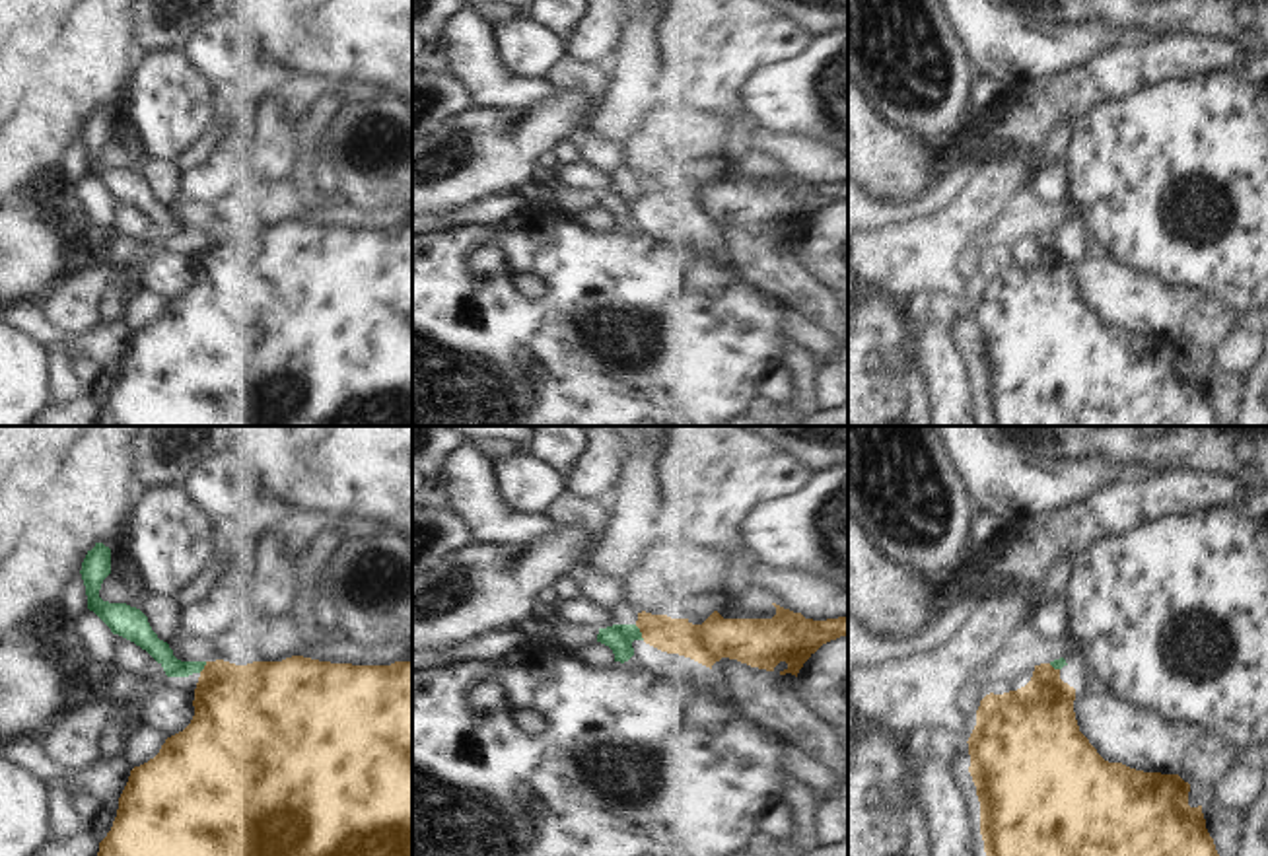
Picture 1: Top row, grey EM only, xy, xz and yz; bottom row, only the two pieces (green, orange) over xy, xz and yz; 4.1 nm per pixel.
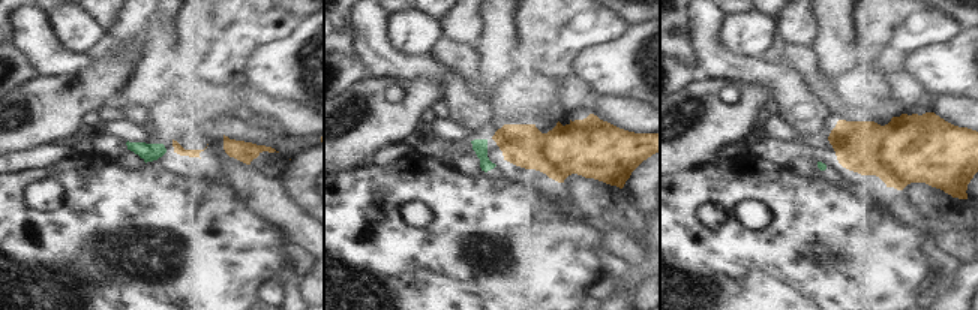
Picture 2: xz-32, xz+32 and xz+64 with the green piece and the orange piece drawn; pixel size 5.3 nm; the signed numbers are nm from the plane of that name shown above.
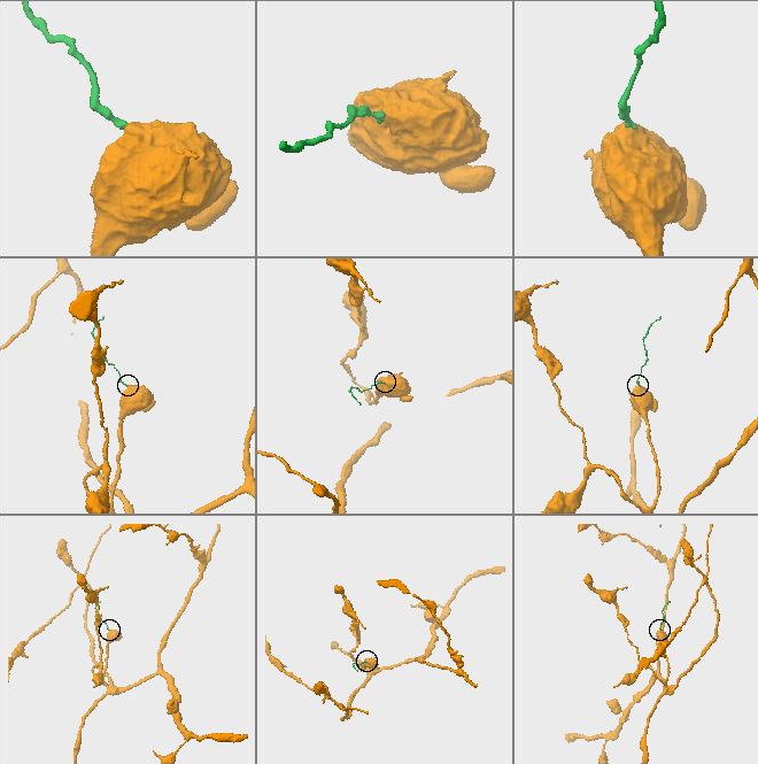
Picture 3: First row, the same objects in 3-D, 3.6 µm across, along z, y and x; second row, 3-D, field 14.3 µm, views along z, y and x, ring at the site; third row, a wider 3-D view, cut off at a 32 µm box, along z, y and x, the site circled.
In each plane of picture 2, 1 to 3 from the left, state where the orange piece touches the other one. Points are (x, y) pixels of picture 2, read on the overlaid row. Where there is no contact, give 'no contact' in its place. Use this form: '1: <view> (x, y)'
1: no contact
2: no contact
3: no contact

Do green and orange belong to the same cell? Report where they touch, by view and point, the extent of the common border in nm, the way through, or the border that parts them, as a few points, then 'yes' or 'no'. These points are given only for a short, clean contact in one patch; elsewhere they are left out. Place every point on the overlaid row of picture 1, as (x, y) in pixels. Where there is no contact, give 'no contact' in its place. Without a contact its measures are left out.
contact xz (640, 633); length 80 nm; border xz (634, 625), (644, 639); no

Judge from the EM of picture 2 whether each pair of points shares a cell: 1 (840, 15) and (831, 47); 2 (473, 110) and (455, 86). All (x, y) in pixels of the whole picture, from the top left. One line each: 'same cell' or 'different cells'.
1: same cell
2: same cell

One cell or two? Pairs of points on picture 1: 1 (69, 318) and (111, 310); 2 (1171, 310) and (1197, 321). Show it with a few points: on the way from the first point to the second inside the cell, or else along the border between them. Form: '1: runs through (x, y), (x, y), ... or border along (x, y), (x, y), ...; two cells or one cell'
1: border along (107, 267), (107, 285), (98, 304), (96, 323); two cells
2: border along (1189, 300), (1183, 327), (1175, 337); two cells

